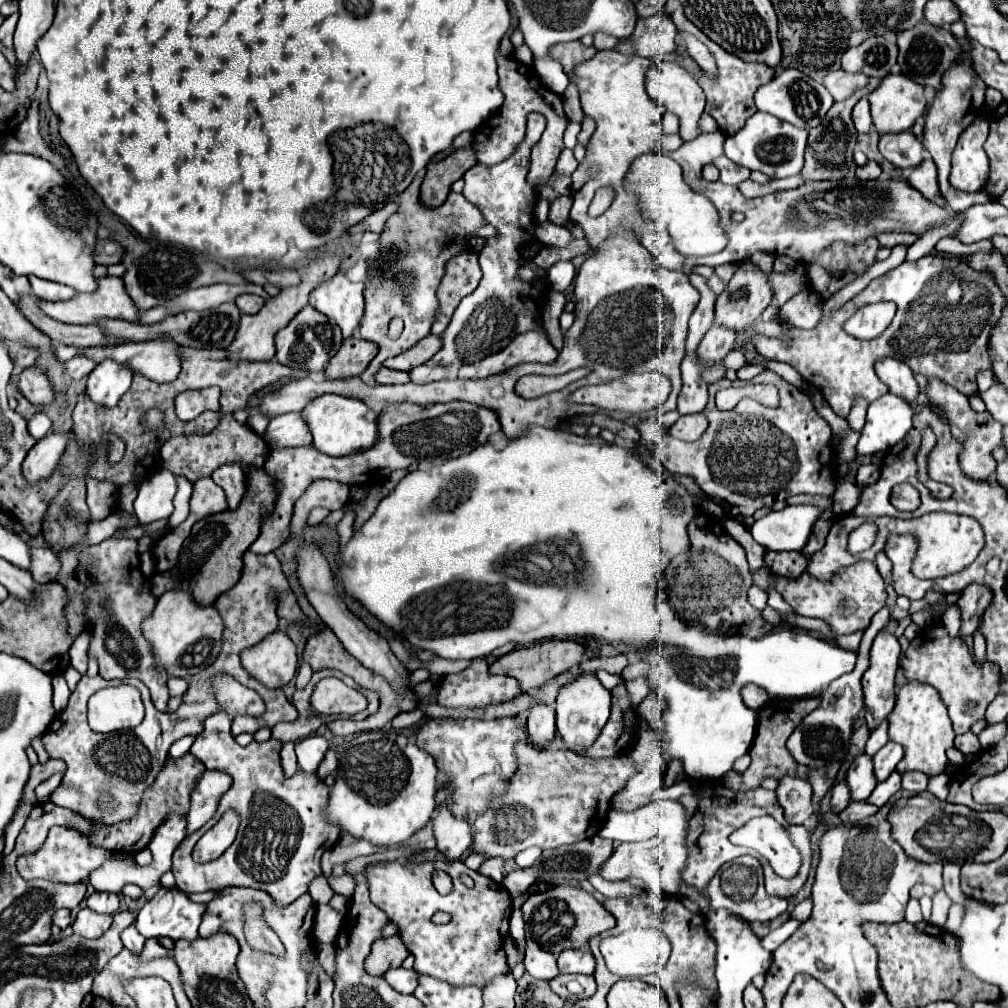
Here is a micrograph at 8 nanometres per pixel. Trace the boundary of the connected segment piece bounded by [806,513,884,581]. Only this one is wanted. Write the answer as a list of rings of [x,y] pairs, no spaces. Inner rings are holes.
[[[848,513],[848,515],[842,515],[838,519],[834,519],[832,527],[830,527],[830,533],[828,533],[828,539],[826,539],[826,545],[812,555],[810,563],[808,563],[808,573],[818,577],[818,579],[830,579],[840,567],[846,567],[846,565],[852,565],[860,559],[870,559],[874,561],[876,553],[882,551],[884,545],[872,545],[870,549],[858,553],[858,555],[850,555],[846,551],[846,545],[848,545],[848,533],[854,531],[856,527],[860,527],[864,521],[864,517],[856,517],[854,513]]]

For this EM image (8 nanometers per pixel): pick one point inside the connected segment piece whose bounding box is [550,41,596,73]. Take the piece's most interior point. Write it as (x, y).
(567, 54)

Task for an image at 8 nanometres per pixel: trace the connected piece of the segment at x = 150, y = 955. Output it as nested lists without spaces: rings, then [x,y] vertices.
[[[146,939],[146,945],[142,949],[142,959],[148,961],[148,959],[156,959],[156,957],[166,957],[168,951],[160,945],[158,939]]]

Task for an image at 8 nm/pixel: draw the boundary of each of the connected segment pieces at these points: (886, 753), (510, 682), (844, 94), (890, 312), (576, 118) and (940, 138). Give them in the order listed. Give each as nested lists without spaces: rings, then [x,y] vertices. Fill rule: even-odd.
[[[888,741],[872,759],[874,759],[874,775],[878,781],[886,781],[888,775],[896,769],[898,761],[904,757],[904,751],[898,743]]]
[[[474,659],[474,663],[456,675],[446,675],[438,691],[438,703],[444,707],[484,707],[490,703],[506,703],[518,695],[518,685],[512,677],[500,677],[488,673],[488,663],[484,659]]]
[[[832,71],[826,75],[824,79],[824,85],[826,89],[832,93],[834,101],[844,101],[848,99],[852,93],[864,89],[868,85],[868,77],[862,75],[862,73],[848,73],[848,71]]]
[[[890,301],[864,305],[844,323],[844,331],[860,340],[877,338],[891,324],[896,310],[896,304]]]
[[[570,83],[563,94],[564,111],[568,115],[570,121],[574,123],[582,123],[584,119],[584,111],[580,107],[580,95],[578,95],[578,89],[574,83]]]
[[[960,39],[964,57],[960,65],[954,65],[946,71],[944,79],[942,79],[942,89],[936,93],[936,99],[932,103],[932,107],[928,107],[926,111],[926,127],[924,127],[924,137],[922,143],[926,147],[926,151],[932,155],[936,167],[938,167],[938,183],[940,183],[940,191],[946,197],[948,205],[952,211],[964,211],[976,203],[986,203],[988,195],[986,191],[978,191],[976,197],[958,197],[958,189],[950,187],[948,175],[950,175],[950,155],[956,147],[956,141],[960,137],[960,133],[968,127],[970,121],[976,119],[974,109],[978,111],[980,105],[984,105],[984,83],[980,81],[980,77],[974,73],[972,69],[972,61],[970,61],[970,47],[968,47],[968,39]],[[974,85],[976,85],[976,95],[974,95]]]

